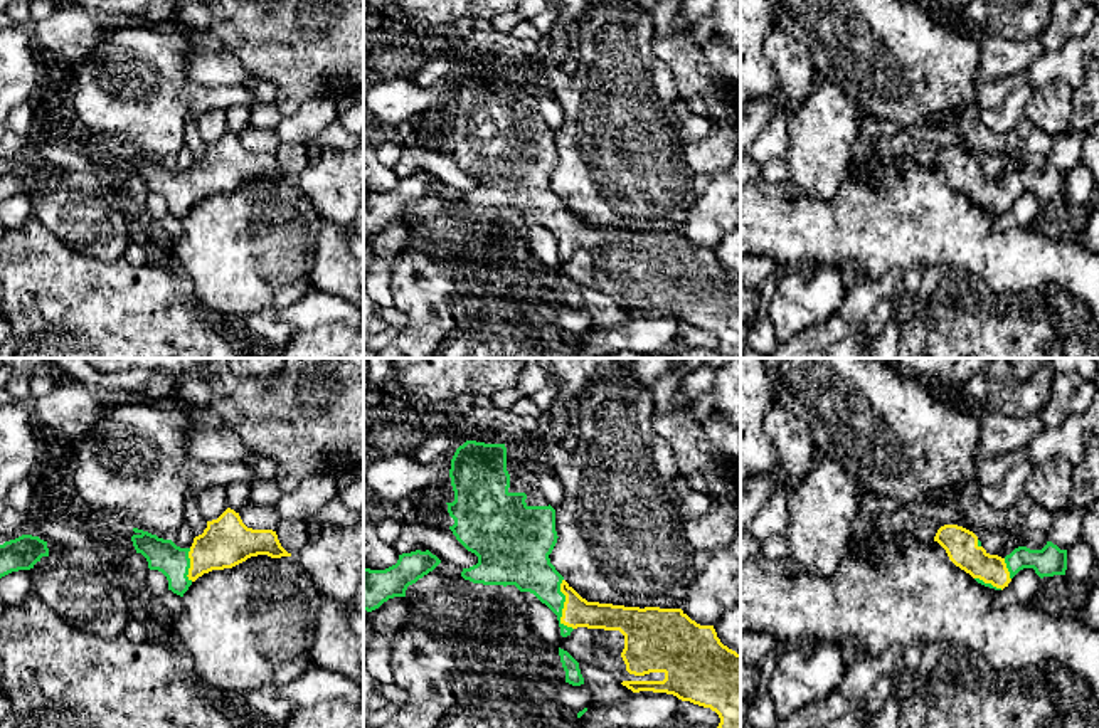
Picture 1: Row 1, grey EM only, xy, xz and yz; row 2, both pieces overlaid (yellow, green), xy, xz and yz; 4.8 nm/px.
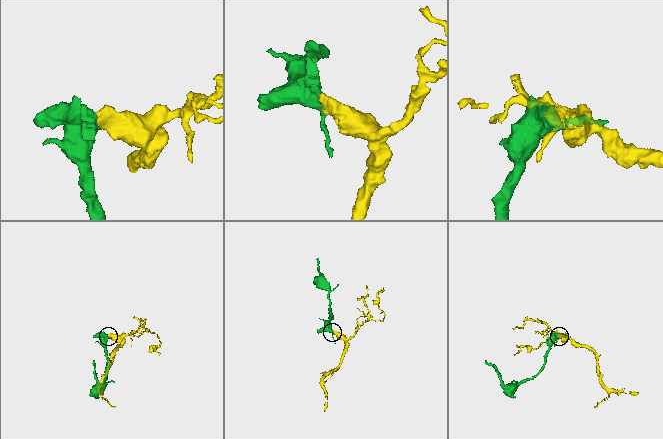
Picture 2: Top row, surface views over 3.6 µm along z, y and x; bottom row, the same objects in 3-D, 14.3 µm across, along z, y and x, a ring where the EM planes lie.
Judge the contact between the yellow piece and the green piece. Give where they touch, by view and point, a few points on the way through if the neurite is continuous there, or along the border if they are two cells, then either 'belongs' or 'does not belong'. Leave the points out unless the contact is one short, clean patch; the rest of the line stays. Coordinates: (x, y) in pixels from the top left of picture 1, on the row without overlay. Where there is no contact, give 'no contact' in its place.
xz (564, 229) | across xz (578, 236), (564, 229), (529, 192) | belongs

